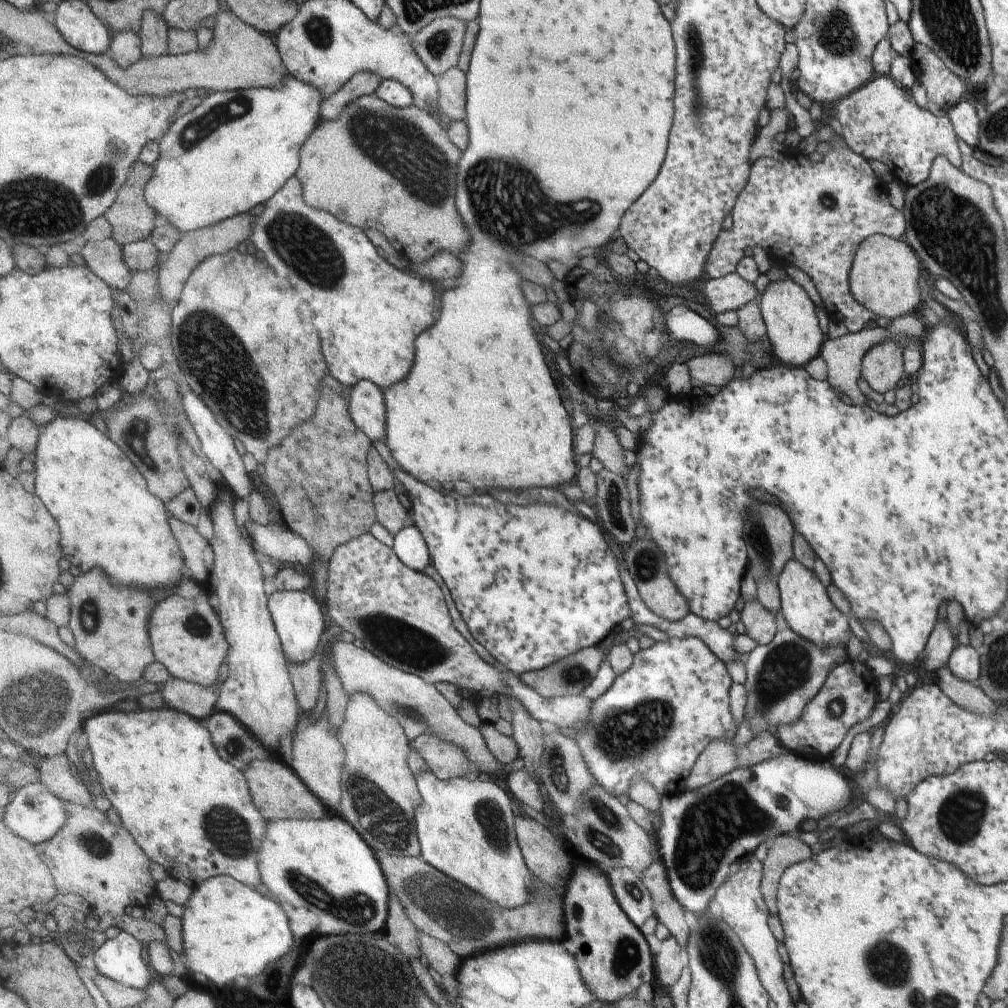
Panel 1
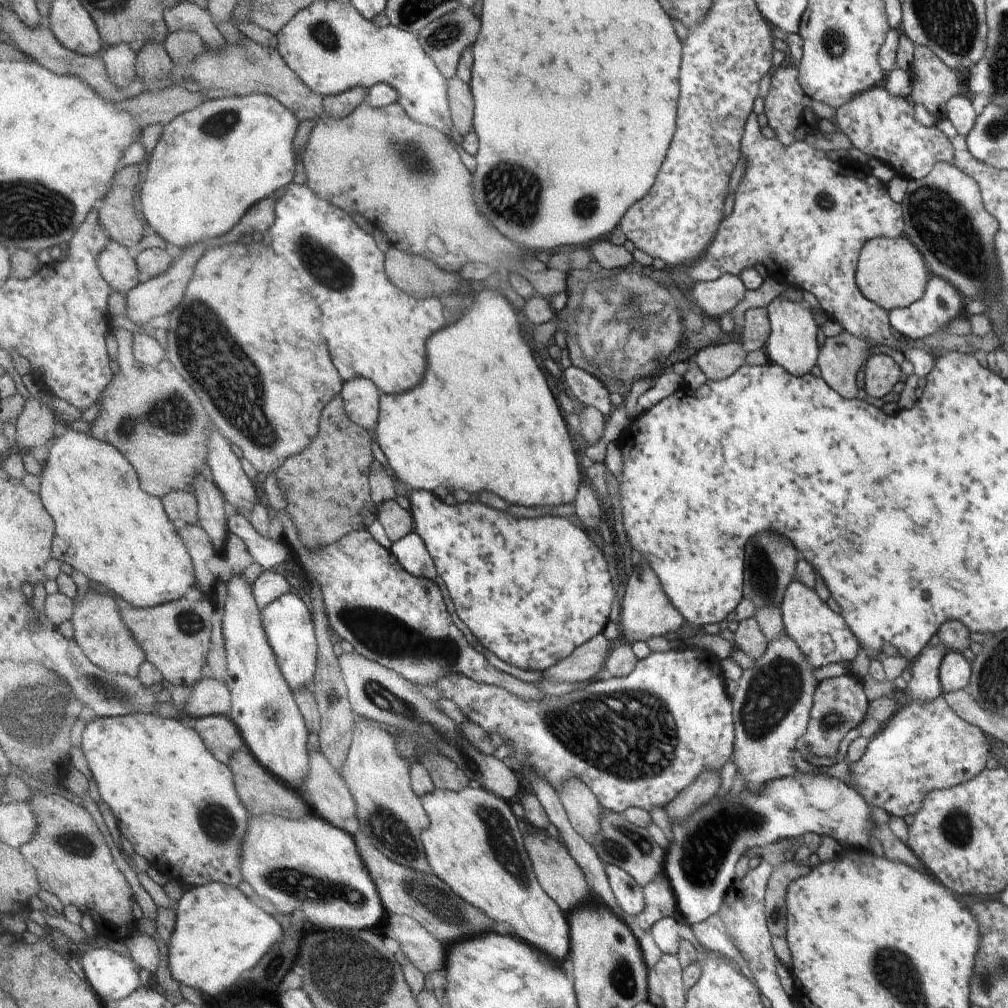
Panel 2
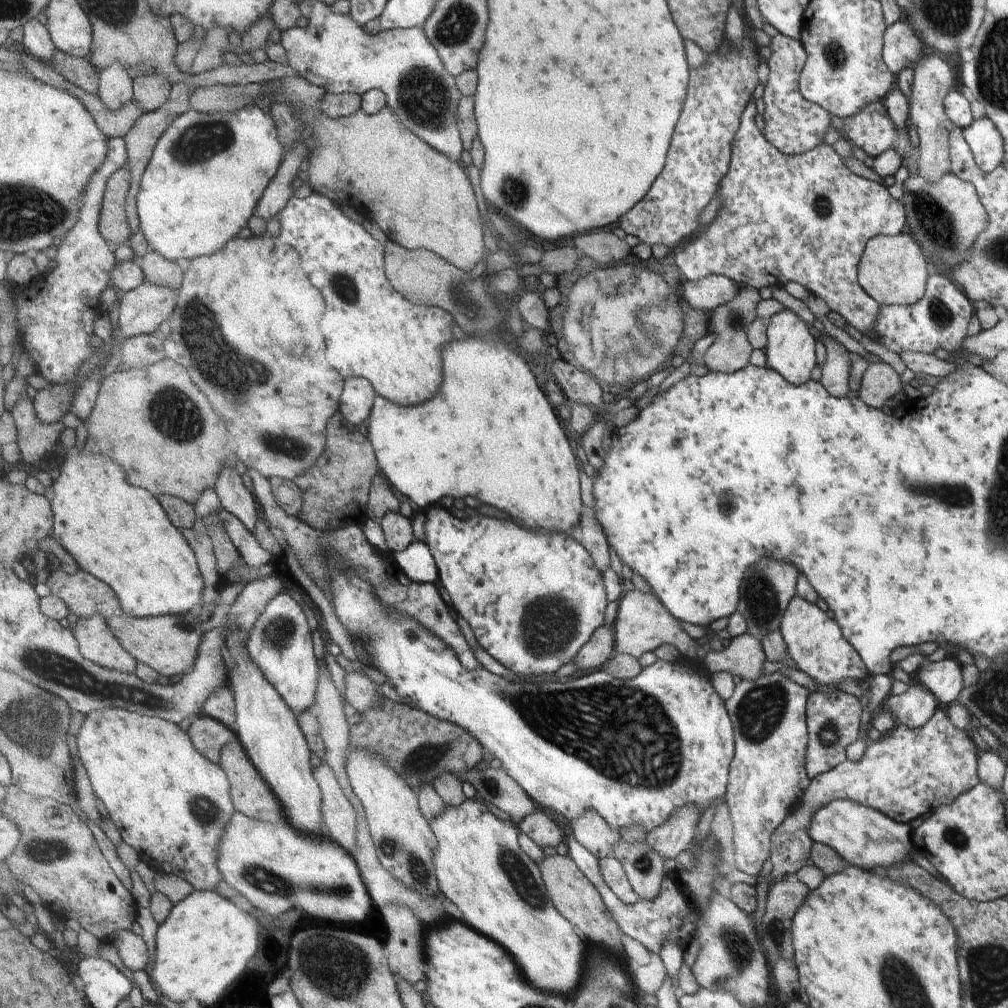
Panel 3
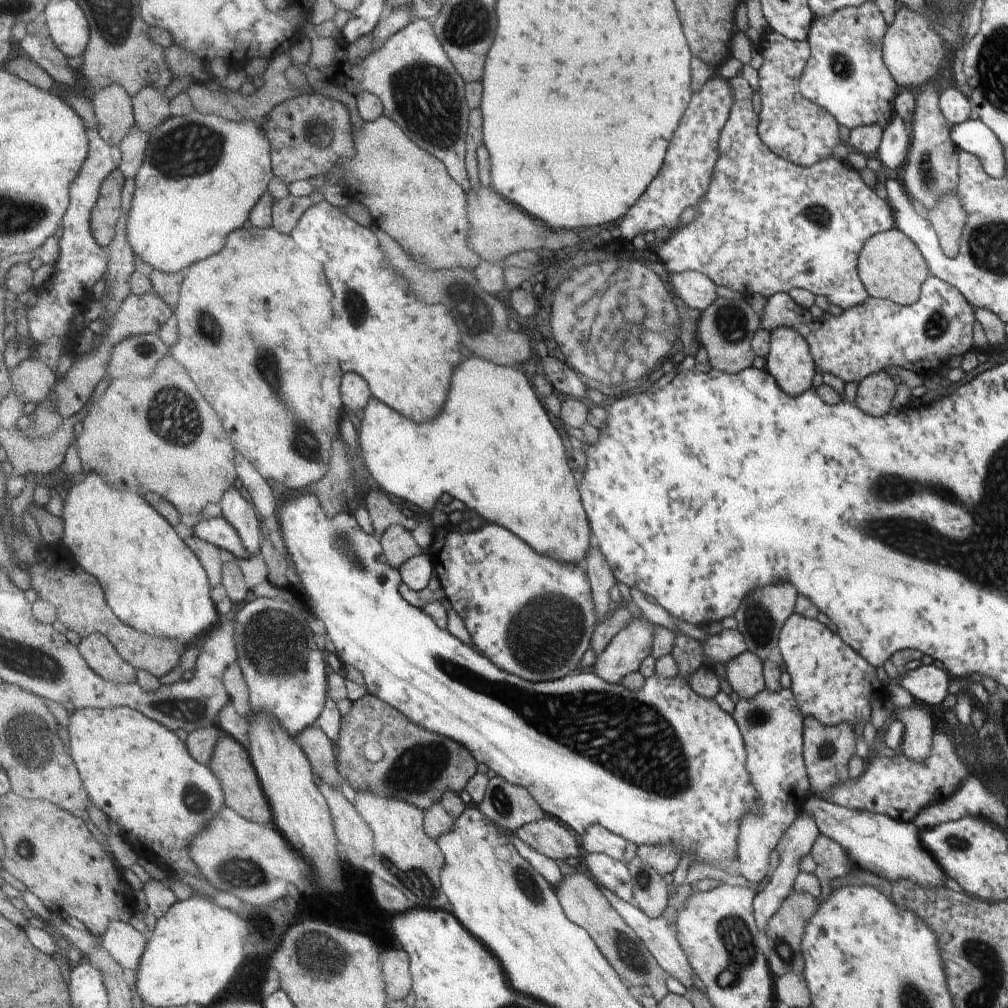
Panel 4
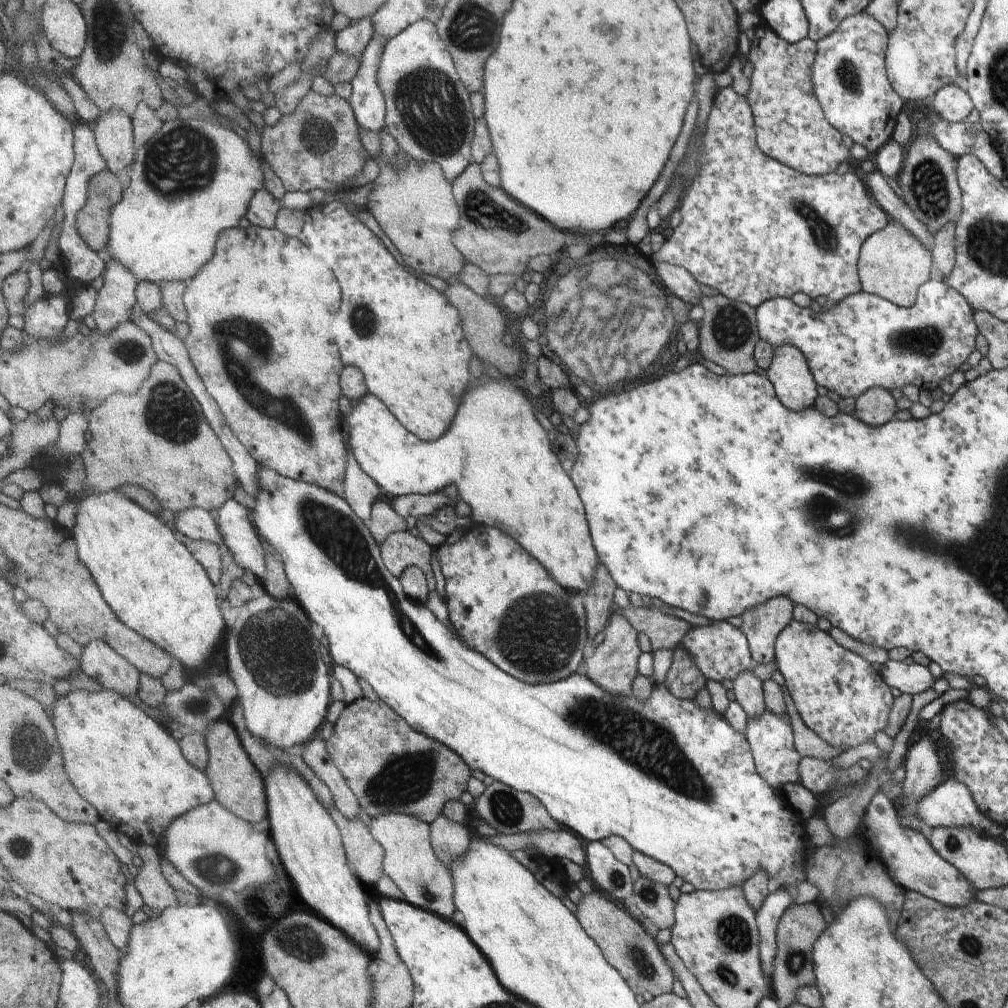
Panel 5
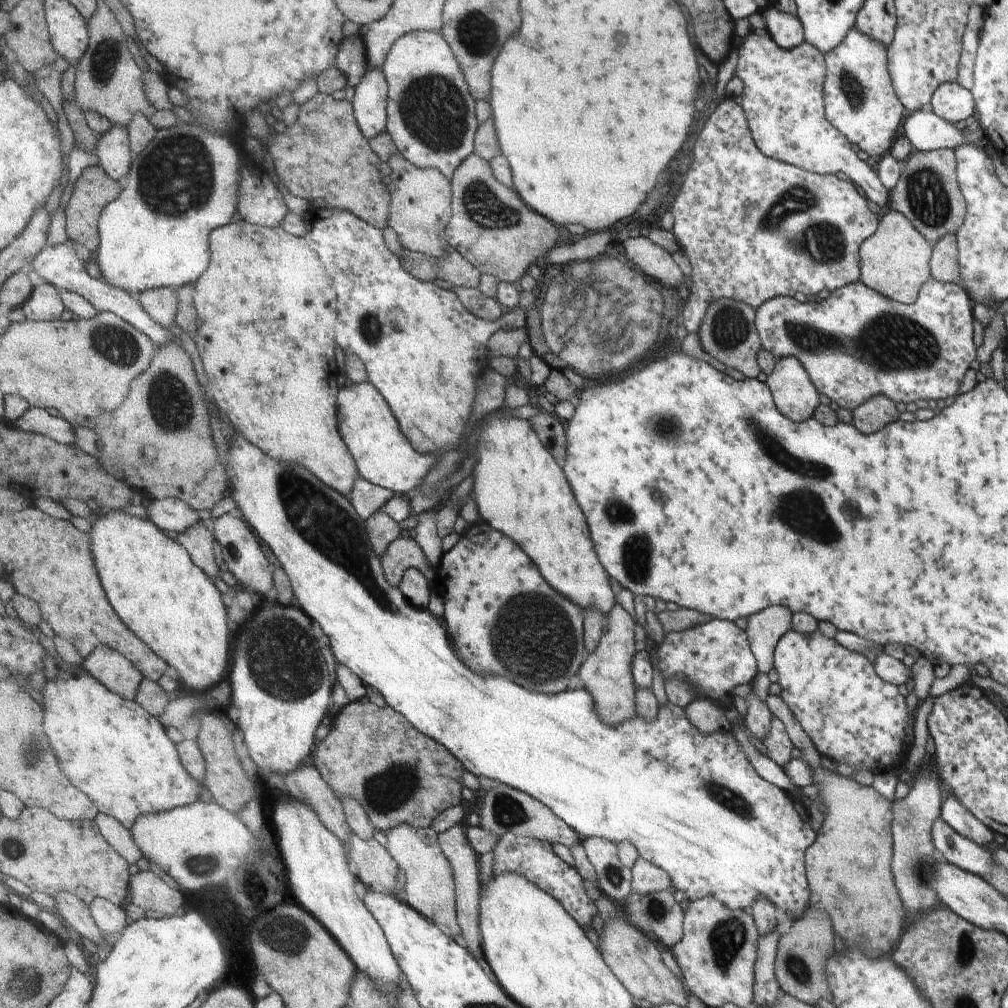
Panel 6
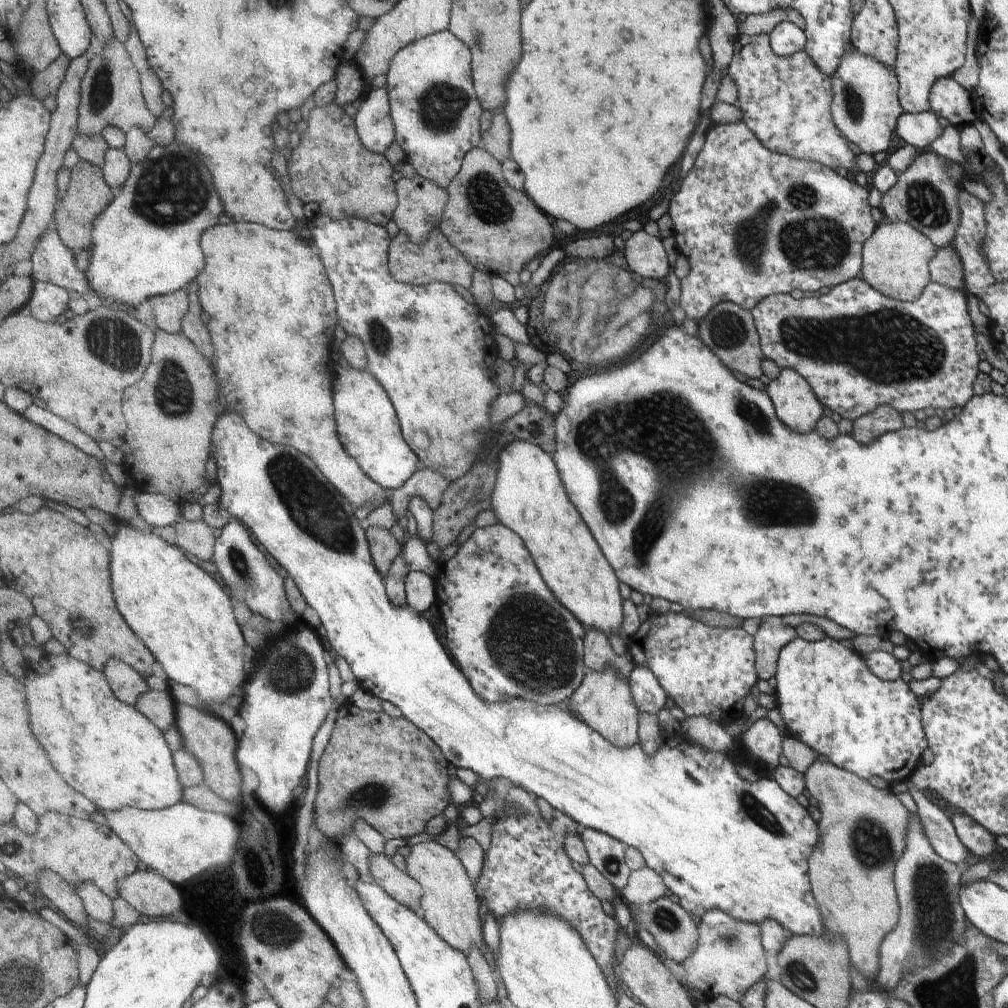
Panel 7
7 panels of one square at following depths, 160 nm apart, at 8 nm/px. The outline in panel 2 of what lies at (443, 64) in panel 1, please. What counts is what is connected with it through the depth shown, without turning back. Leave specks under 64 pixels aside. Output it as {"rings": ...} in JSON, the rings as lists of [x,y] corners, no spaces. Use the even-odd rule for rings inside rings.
{"rings":[[[461,5],[453,12],[444,14],[441,18],[434,20],[427,25],[418,35],[419,42],[427,54],[434,58],[439,70],[445,75],[447,80],[457,77],[458,66],[462,60],[463,52],[469,47],[473,47],[477,42],[477,36],[482,29],[482,18],[473,14],[473,10],[468,6]]]}

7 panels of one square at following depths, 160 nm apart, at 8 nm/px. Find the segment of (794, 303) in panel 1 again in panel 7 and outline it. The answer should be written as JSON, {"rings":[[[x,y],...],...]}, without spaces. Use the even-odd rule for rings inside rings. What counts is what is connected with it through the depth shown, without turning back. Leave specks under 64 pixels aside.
{"rings":[[[781,369],[779,376],[766,386],[778,419],[792,431],[804,435],[814,430],[822,406],[809,385],[791,369]]]}

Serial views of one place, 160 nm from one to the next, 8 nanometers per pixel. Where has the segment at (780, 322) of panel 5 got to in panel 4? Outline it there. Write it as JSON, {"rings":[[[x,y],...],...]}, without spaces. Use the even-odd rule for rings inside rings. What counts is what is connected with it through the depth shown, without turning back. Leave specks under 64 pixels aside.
{"rings":[[[929,276],[921,284],[919,300],[911,305],[902,306],[887,299],[869,297],[863,304],[853,306],[849,310],[842,310],[837,316],[824,312],[820,318],[811,317],[808,310],[795,304],[788,293],[775,293],[765,300],[763,314],[758,318],[758,329],[771,332],[783,326],[795,330],[809,346],[815,373],[833,374],[844,384],[851,382],[857,385],[861,378],[866,378],[875,372],[882,372],[887,366],[897,366],[920,376],[939,372],[951,356],[963,356],[970,350],[974,312],[967,300],[953,286]]]}

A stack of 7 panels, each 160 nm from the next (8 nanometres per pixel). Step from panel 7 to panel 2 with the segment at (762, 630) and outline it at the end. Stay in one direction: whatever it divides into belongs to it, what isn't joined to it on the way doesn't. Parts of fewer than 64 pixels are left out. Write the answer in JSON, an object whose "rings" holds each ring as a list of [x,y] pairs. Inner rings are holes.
{"rings":[[[761,532],[761,534],[757,534],[755,538],[751,538],[749,542],[747,542],[747,546],[745,546],[745,566],[743,566],[744,573],[743,573],[743,598],[746,598],[747,600],[751,601],[751,604],[754,606],[754,614],[755,609],[760,609],[763,607],[777,607],[779,608],[779,604],[781,602],[784,590],[786,589],[786,586],[792,582],[792,578],[794,575],[794,568],[796,565],[796,562],[799,560],[799,554],[795,550],[795,547],[787,540],[784,539],[782,536],[777,536],[777,534],[769,534],[769,532]]]}

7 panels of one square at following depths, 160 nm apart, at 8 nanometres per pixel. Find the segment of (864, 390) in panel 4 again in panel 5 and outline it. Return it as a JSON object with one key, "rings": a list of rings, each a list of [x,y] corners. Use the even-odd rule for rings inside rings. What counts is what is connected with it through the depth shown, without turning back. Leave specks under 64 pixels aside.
{"rings":[[[871,387],[855,399],[854,411],[850,415],[870,427],[878,427],[893,419],[897,410],[887,389]]]}

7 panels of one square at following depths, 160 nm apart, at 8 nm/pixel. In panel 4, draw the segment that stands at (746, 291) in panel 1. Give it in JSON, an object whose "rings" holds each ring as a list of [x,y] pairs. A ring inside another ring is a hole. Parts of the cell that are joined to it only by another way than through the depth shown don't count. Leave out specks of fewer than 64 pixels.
{"rings":[[[696,271],[672,274],[671,285],[691,309],[704,312],[718,297],[715,280]]]}

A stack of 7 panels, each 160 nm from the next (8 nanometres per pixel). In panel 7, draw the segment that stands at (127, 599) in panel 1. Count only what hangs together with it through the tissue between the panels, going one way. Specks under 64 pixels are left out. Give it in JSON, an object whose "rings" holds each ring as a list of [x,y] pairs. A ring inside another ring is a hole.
{"rings":[[[111,658],[104,673],[115,696],[128,705],[135,707],[141,696],[151,691],[146,678],[121,659]]]}

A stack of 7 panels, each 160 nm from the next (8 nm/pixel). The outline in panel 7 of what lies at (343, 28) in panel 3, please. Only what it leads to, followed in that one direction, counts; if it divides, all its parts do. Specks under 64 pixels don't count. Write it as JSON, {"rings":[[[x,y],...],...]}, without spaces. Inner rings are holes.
{"rings":[[[450,30],[429,35],[428,37],[422,38],[417,42],[411,43],[409,46],[406,46],[403,50],[401,50],[401,52],[398,52],[397,56],[394,56],[387,78],[387,92],[390,96],[390,113],[392,119],[394,120],[394,125],[396,126],[396,141],[405,151],[406,162],[414,168],[416,174],[431,179],[439,186],[447,189],[462,169],[466,154],[469,153],[471,149],[483,147],[479,120],[481,120],[481,114],[483,114],[484,108],[482,107],[482,103],[479,102],[478,94],[476,93],[474,85],[474,67],[472,66],[472,52],[470,46],[467,46],[466,42],[463,42],[463,40],[461,40],[458,36],[455,36],[455,34],[453,34]]]}

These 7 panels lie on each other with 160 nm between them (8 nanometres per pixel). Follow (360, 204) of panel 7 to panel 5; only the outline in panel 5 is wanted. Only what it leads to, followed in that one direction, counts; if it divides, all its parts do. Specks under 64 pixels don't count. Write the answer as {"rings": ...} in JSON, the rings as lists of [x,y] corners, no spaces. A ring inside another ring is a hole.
{"rings":[[[311,90],[293,114],[282,115],[277,124],[263,129],[262,158],[283,182],[287,192],[309,192],[313,188],[331,192],[338,189],[335,195],[343,197],[348,190],[355,188],[350,181],[363,172],[363,168],[373,157],[362,143],[360,124],[348,99],[344,100],[335,94],[324,96]]]}

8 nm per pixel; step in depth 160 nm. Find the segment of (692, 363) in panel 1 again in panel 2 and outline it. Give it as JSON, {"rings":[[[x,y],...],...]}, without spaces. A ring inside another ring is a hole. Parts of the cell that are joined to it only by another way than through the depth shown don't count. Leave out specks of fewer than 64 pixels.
{"rings":[[[739,342],[714,344],[701,349],[695,362],[707,380],[718,381],[730,377],[745,364],[746,351]]]}

